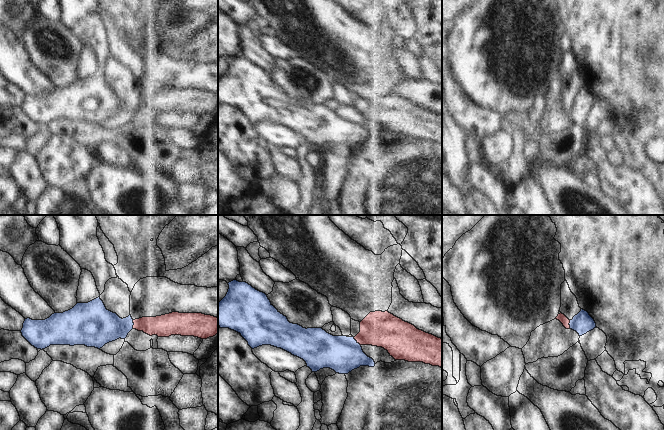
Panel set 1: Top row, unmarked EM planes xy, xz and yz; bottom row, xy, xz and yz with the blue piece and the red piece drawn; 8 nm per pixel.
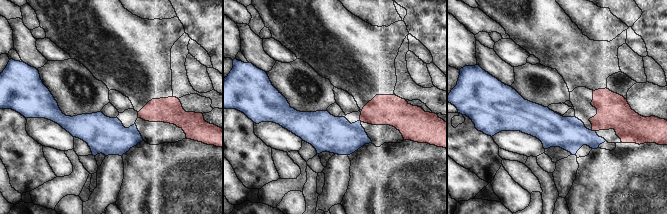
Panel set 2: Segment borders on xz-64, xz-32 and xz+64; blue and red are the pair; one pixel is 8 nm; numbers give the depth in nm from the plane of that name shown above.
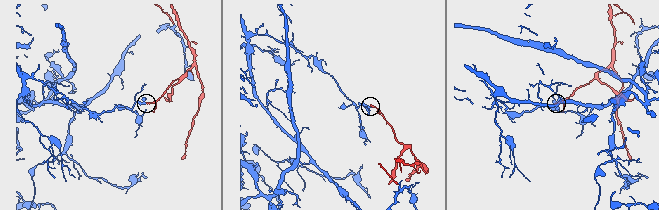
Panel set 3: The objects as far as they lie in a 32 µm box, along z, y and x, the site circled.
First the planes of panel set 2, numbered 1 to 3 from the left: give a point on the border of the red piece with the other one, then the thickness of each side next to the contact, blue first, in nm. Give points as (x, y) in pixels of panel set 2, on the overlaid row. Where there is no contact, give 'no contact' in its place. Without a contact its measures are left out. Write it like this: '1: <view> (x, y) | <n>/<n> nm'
1: no contact
2: no contact
3: xz+64 (593, 131) | 280/280 nm

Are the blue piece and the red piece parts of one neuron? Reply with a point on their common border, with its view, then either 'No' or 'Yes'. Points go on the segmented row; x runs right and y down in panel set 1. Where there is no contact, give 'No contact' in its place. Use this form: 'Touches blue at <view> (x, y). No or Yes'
Touches blue at xz (356, 341). No

